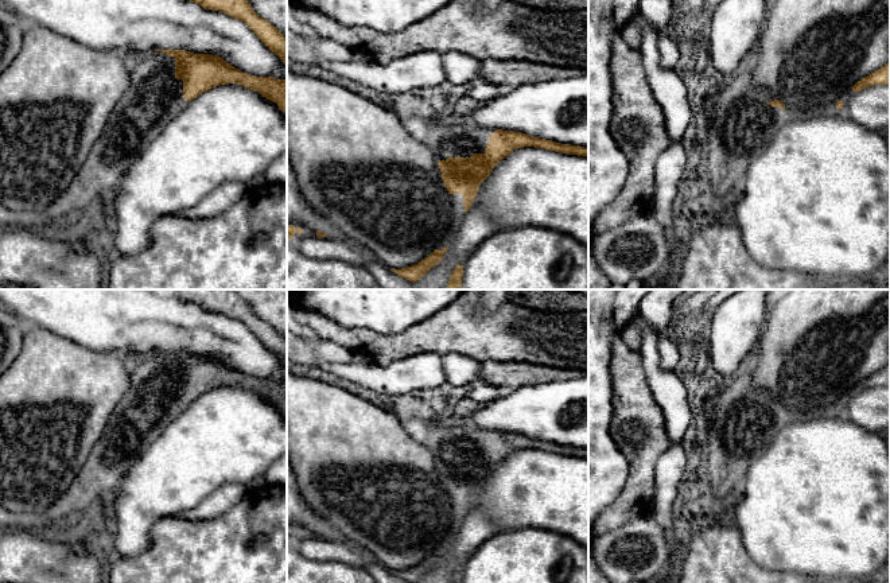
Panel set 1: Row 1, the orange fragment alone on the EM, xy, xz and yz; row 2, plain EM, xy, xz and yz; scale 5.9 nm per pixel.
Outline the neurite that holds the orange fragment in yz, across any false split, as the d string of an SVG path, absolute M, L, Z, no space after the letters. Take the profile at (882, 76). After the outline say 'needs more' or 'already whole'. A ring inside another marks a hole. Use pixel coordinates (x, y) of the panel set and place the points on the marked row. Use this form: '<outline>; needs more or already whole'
M890 61L881 69L858 81L854 86L851 86L851 89L854 92L860 92L874 85L887 85L887 83L890 83Z; already whole

